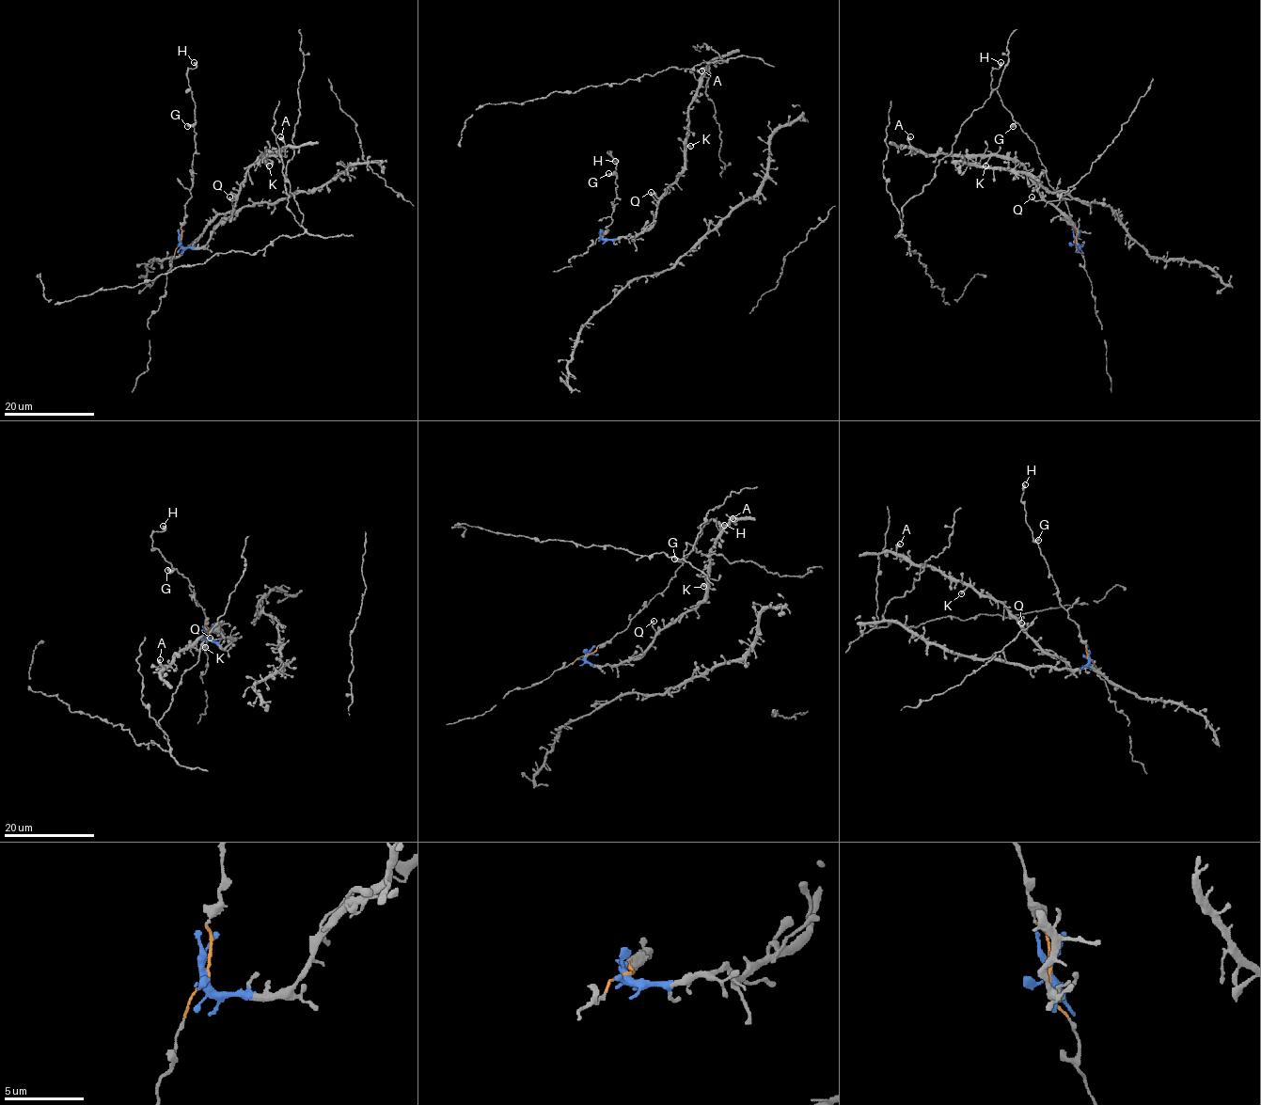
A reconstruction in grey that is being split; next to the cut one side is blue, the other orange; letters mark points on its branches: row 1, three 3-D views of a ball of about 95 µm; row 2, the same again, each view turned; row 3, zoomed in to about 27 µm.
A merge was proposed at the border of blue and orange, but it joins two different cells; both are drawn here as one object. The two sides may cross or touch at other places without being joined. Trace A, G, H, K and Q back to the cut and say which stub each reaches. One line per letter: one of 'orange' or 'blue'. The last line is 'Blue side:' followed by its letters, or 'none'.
A: blue
G: orange
H: orange
K: blue
Q: blue
Blue side: A, K, Q

